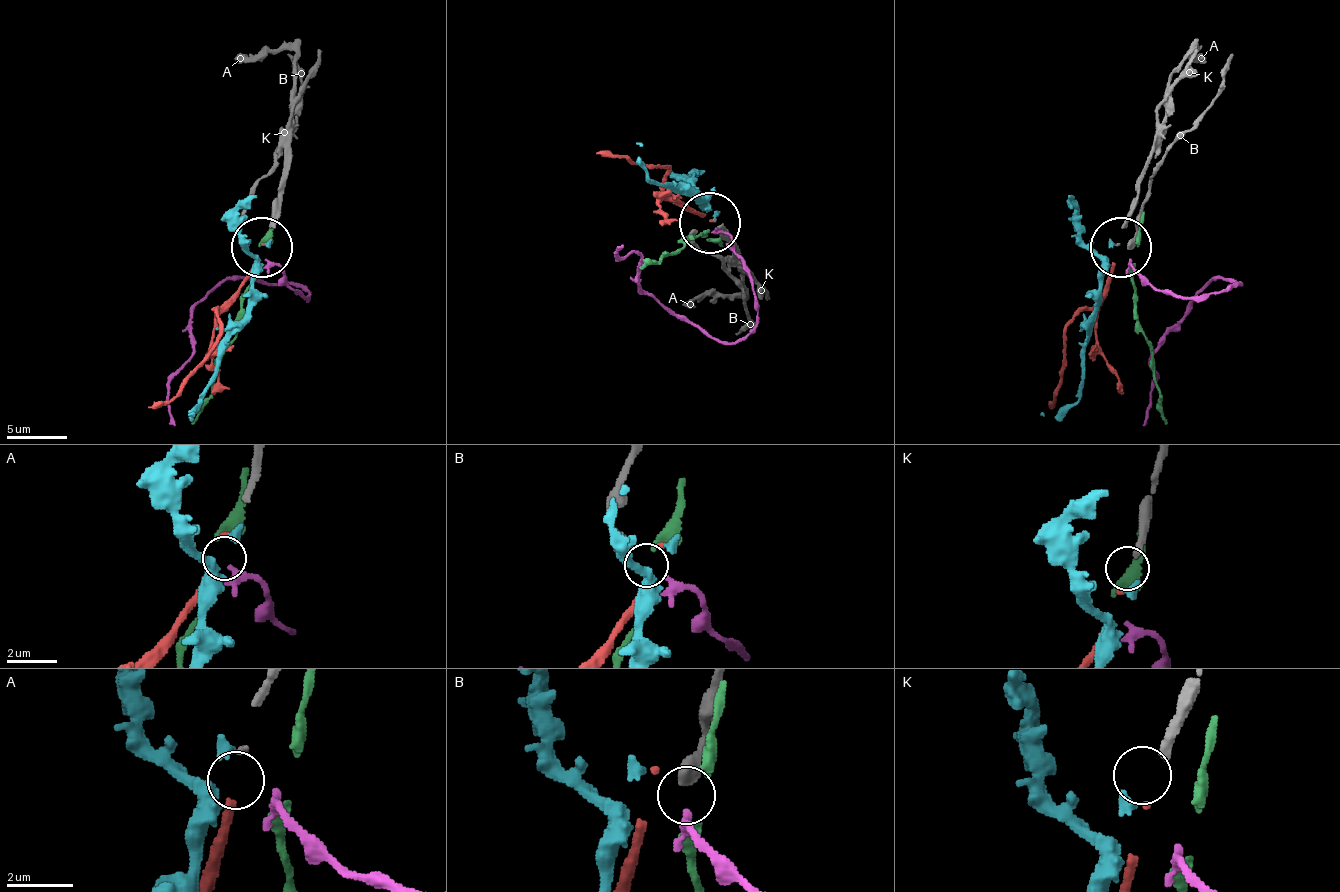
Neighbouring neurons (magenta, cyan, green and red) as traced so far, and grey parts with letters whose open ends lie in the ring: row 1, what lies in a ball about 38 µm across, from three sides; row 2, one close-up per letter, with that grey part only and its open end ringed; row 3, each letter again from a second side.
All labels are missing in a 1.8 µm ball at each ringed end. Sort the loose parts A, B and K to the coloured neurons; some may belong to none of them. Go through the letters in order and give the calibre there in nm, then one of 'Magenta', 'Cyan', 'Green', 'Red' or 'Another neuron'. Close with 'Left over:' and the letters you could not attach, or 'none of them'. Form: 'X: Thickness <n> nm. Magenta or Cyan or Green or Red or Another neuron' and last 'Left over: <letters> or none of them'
A: Thickness 90 nm. Another neuron
B: Thickness 480 nm. Magenta
K: Thickness 280 nm. Red
Left over: A

